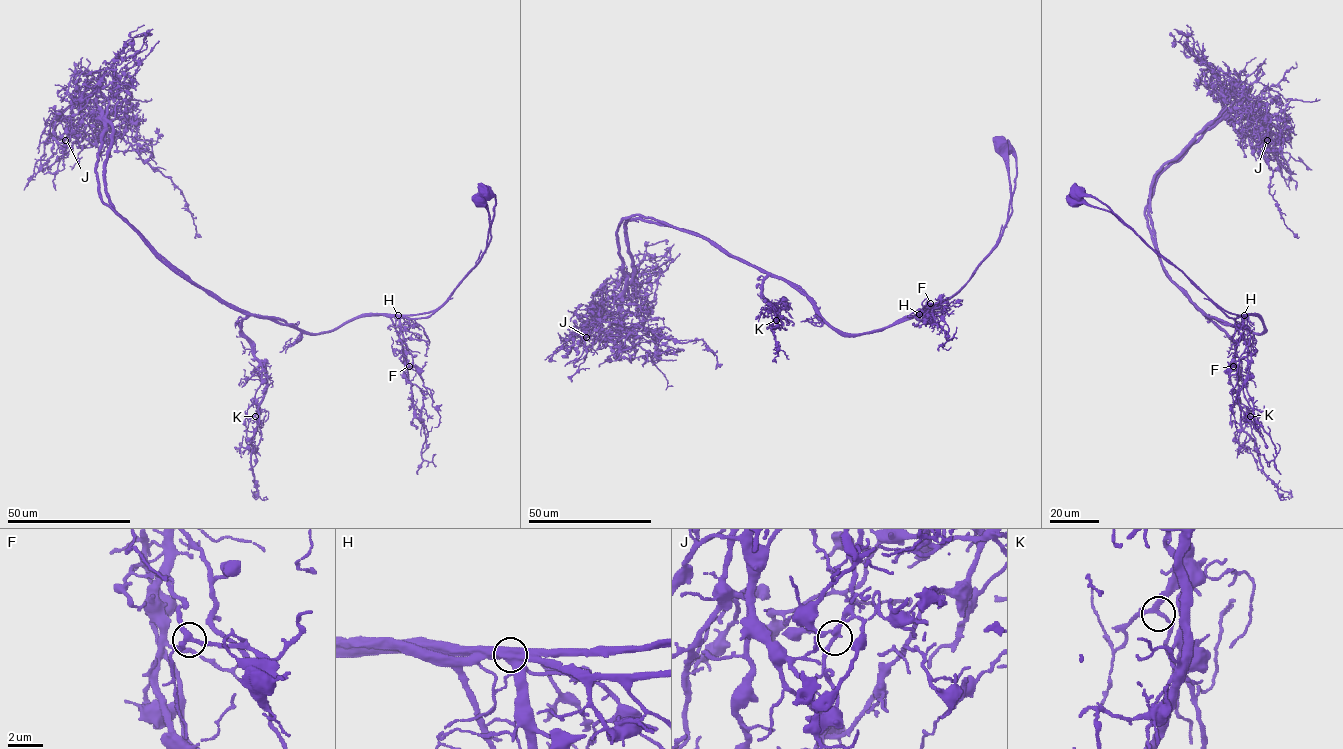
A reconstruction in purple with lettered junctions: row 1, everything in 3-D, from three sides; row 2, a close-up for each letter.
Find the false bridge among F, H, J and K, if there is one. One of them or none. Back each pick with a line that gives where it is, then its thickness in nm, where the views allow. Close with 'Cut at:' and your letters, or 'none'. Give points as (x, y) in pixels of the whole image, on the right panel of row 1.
H: at (1244, 315); 600 nm thick
Cut at: H

